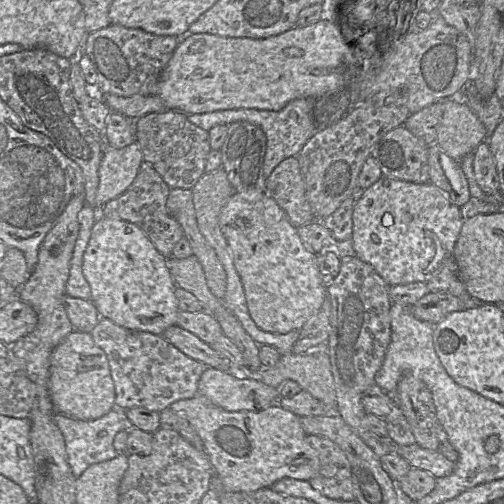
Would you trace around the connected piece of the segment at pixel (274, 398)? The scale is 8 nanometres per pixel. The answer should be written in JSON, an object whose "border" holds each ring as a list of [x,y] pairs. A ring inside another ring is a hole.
{"border":[[[212,367],[202,373],[197,395],[229,412],[260,411],[280,401],[279,390],[261,380],[239,379]]]}

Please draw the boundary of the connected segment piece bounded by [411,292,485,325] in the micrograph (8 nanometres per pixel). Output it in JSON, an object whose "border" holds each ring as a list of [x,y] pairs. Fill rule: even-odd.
{"border":[[[437,292],[421,298],[411,307],[411,312],[417,319],[436,325],[452,312],[477,308],[483,304],[473,296],[467,301],[461,301],[449,293]]]}

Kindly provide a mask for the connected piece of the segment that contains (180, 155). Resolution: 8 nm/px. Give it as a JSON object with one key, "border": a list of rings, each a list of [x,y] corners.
{"border":[[[166,110],[164,112],[148,113],[135,120],[136,141],[145,162],[150,164],[172,188],[192,189],[205,174],[205,164],[211,151],[209,133],[187,120],[187,115],[181,111]]]}

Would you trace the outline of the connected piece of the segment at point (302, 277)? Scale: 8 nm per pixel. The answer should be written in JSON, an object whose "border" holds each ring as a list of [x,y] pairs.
{"border":[[[235,192],[221,211],[220,227],[243,284],[246,304],[255,324],[260,329],[275,334],[300,331],[320,310],[327,296],[327,279],[322,275],[318,256],[306,248],[297,227],[267,192]]]}

